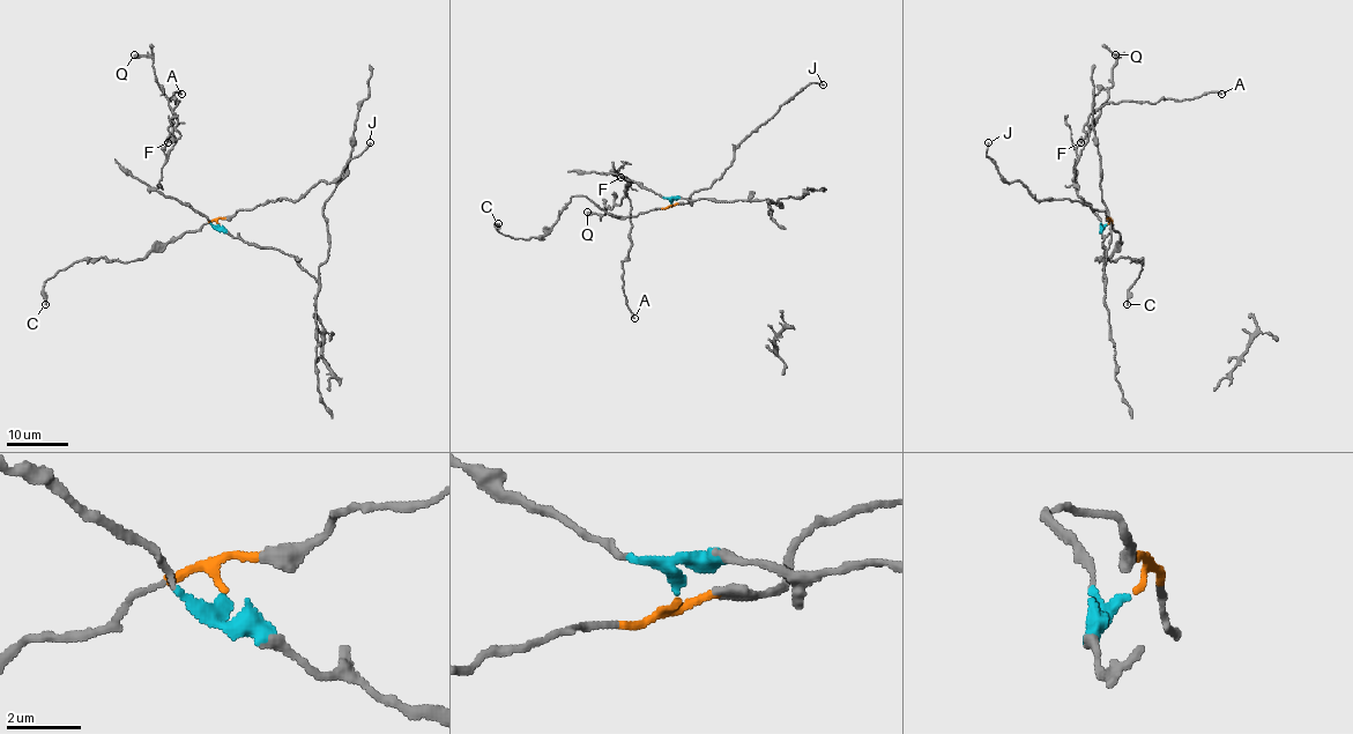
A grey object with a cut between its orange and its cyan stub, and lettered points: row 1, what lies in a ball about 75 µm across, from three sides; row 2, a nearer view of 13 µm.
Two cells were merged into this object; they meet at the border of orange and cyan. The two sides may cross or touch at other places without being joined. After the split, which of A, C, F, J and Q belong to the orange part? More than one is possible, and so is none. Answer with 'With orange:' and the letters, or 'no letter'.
With orange: C, J

